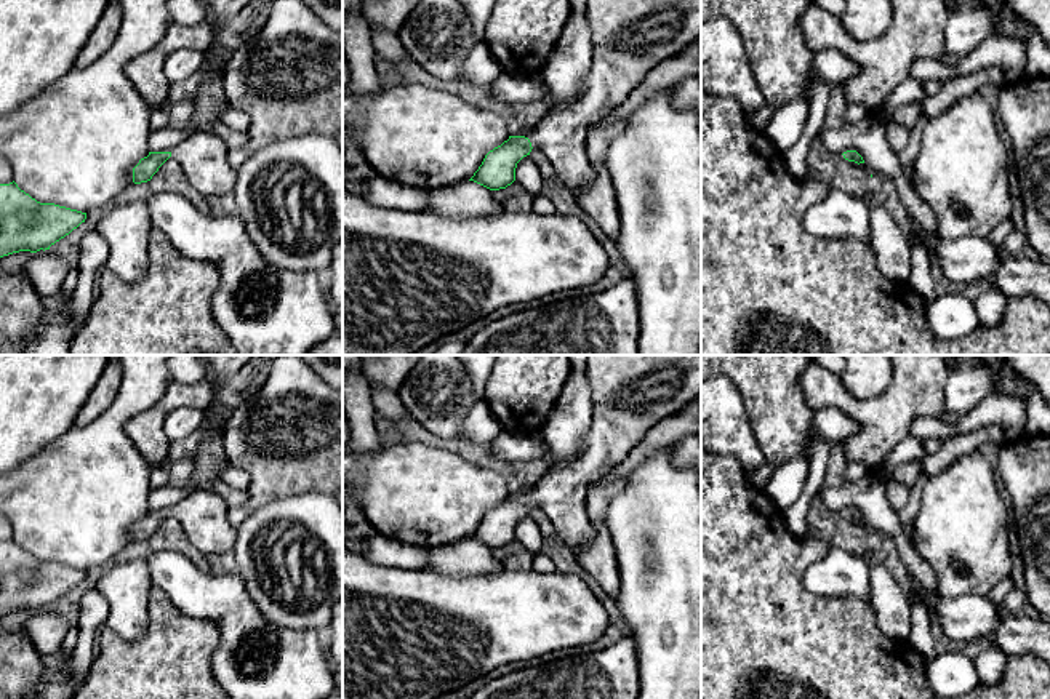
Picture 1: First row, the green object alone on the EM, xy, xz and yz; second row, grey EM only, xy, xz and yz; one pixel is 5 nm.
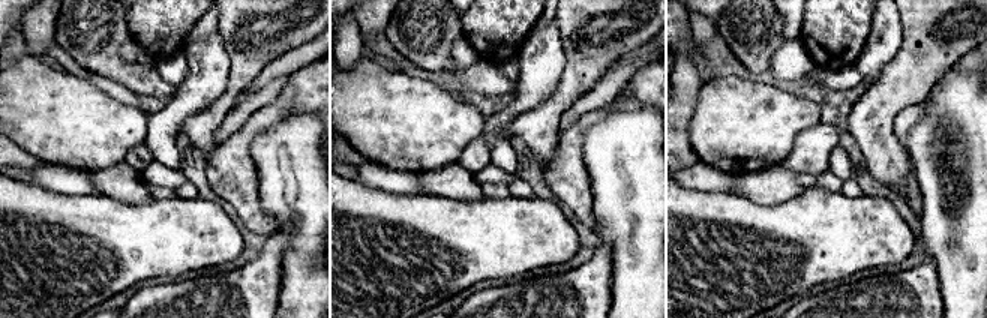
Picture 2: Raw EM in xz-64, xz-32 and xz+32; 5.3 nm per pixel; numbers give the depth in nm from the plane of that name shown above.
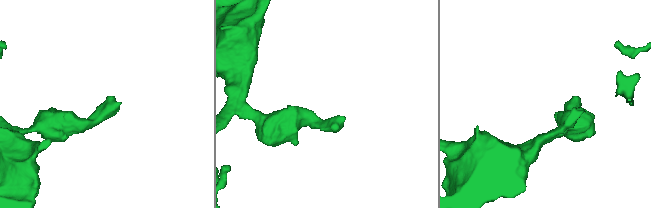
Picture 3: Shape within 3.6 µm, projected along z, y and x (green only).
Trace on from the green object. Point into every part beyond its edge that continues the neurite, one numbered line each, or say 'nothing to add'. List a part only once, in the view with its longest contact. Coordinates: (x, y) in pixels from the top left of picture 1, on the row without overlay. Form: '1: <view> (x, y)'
1: xz (631, 394)

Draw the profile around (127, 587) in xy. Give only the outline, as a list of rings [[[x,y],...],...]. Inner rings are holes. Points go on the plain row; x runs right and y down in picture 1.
[[[146,558],[107,569],[94,587],[109,603],[106,629],[125,641],[141,640],[147,630],[149,598],[155,592]]]

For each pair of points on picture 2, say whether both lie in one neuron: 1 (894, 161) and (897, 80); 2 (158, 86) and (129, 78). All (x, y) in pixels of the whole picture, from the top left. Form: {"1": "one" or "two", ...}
{"1": "one", "2": "one"}

